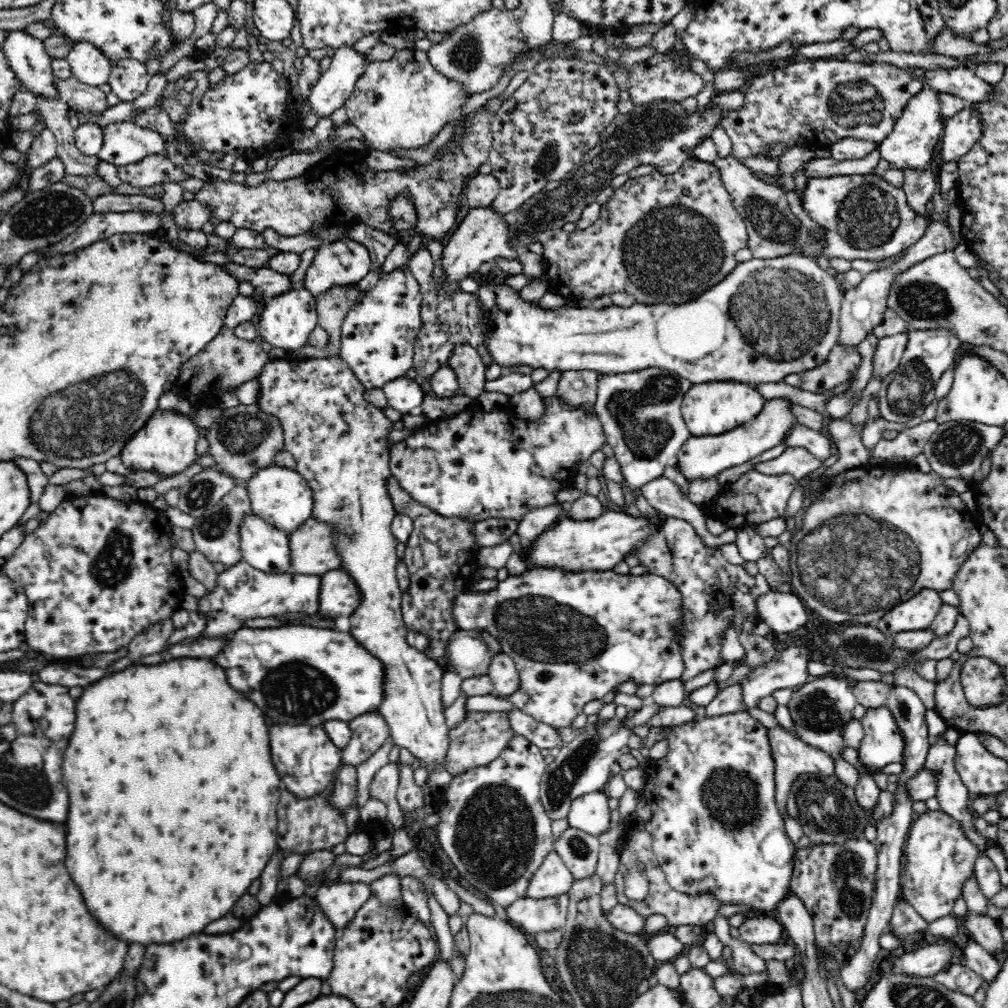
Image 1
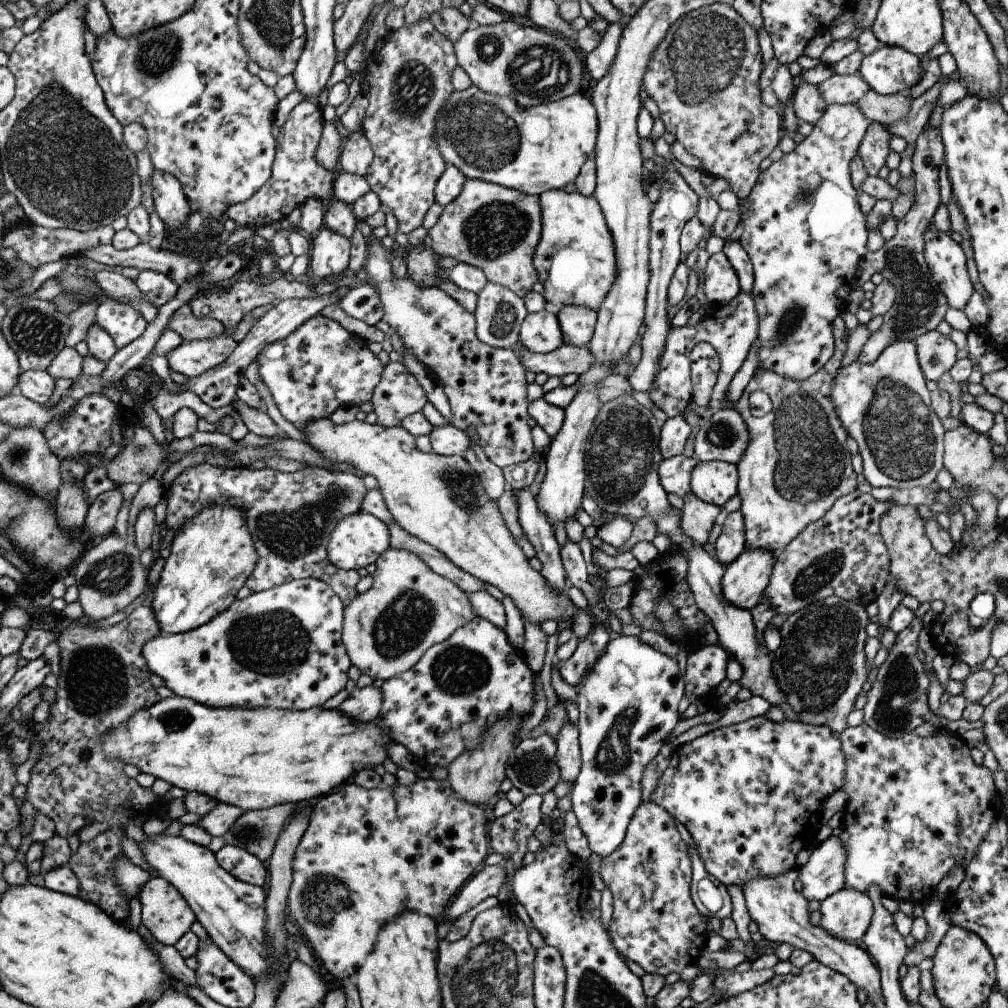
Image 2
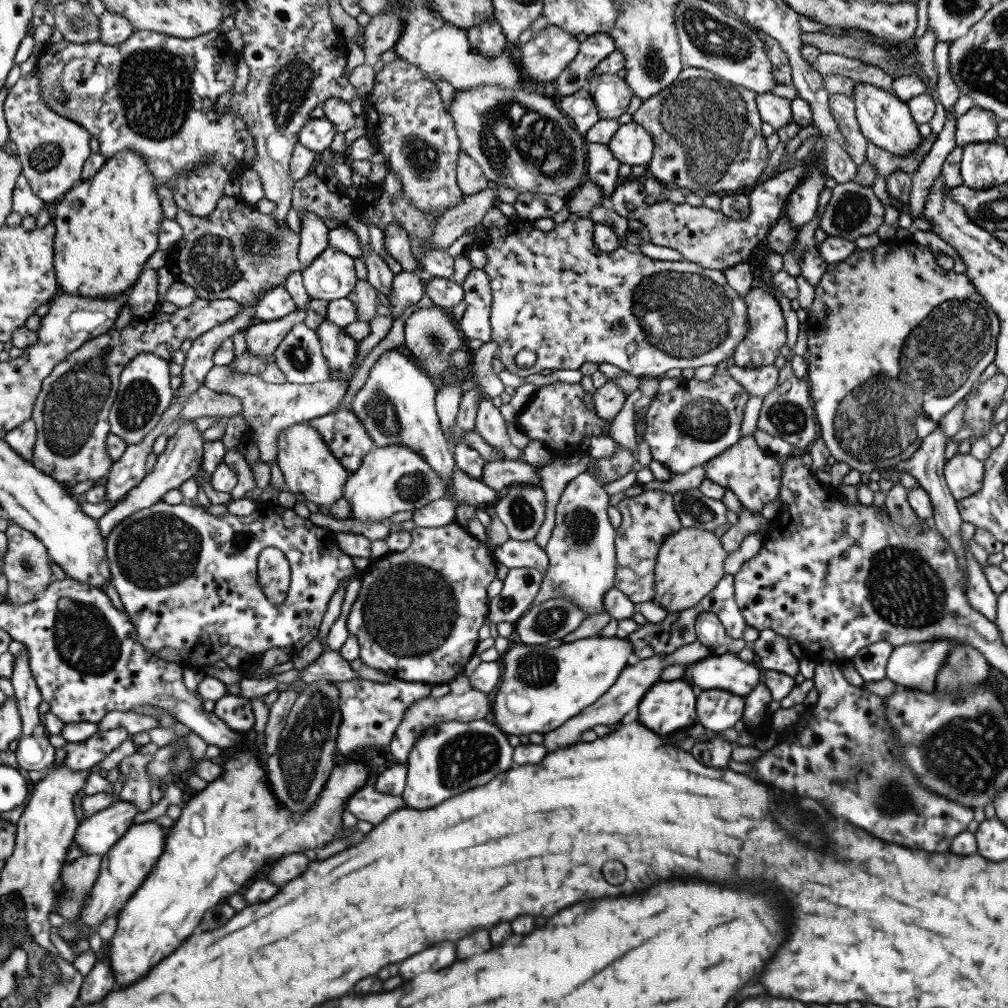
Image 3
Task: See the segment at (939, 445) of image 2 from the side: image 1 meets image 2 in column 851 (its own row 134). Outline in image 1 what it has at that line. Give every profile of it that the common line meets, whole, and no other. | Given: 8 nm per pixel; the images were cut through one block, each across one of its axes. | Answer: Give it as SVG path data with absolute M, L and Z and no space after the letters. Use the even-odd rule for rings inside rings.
M411 46L397 50L392 60L370 61L342 105L348 121L363 134L367 152L388 152L401 158L402 150L432 144L440 130L460 115L470 97L460 81L442 75L425 52Z

